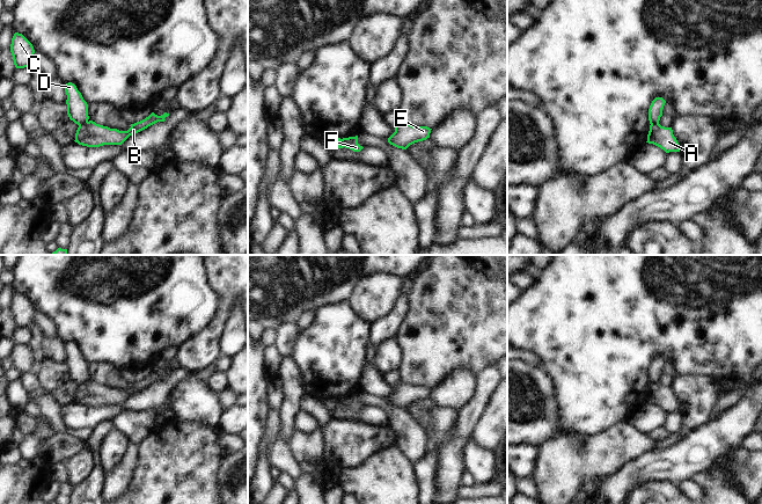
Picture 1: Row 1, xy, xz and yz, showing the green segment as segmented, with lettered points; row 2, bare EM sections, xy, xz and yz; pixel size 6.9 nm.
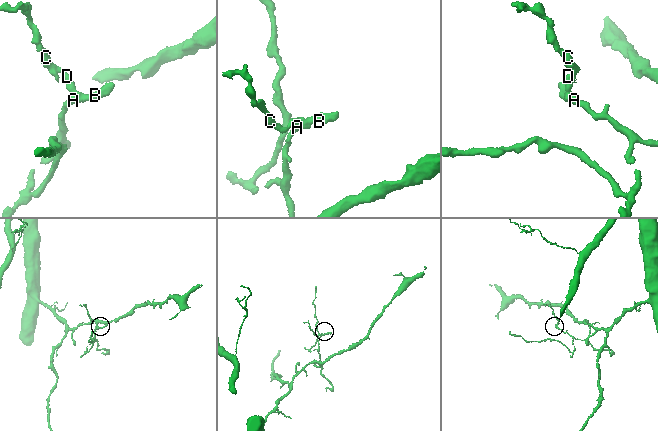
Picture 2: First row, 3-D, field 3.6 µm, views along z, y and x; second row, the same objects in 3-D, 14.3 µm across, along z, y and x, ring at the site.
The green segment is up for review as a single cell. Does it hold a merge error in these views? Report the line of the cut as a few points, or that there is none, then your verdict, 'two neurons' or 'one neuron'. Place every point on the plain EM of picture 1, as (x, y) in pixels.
cut in xy along (87, 380), (79, 385); two neurons

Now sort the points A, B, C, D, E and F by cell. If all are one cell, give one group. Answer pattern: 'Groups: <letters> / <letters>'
Groups: A B E F / C D.

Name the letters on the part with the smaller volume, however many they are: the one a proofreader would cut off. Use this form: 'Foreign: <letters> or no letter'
Foreign: C, D

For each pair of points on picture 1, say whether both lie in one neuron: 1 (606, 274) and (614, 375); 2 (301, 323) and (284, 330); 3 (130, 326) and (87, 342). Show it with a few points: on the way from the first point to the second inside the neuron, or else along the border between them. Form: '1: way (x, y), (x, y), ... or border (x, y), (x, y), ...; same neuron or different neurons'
1: way (606, 299), (606, 350); same neuron
2: border (294, 322), (299, 331); different neurons
3: way (119, 326), (111, 326), (101, 336), (97, 336); same neuron

